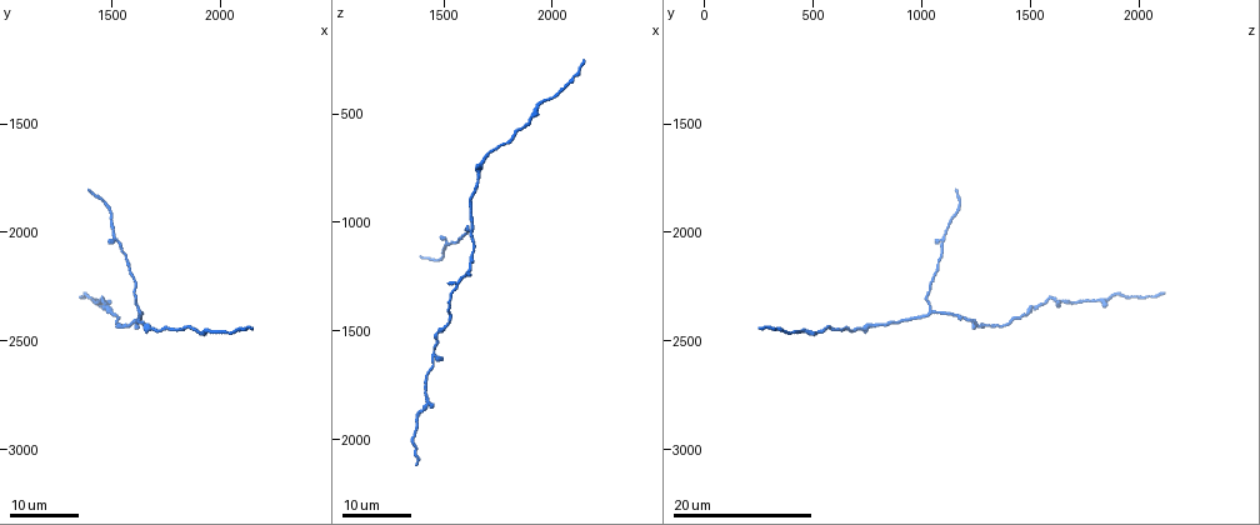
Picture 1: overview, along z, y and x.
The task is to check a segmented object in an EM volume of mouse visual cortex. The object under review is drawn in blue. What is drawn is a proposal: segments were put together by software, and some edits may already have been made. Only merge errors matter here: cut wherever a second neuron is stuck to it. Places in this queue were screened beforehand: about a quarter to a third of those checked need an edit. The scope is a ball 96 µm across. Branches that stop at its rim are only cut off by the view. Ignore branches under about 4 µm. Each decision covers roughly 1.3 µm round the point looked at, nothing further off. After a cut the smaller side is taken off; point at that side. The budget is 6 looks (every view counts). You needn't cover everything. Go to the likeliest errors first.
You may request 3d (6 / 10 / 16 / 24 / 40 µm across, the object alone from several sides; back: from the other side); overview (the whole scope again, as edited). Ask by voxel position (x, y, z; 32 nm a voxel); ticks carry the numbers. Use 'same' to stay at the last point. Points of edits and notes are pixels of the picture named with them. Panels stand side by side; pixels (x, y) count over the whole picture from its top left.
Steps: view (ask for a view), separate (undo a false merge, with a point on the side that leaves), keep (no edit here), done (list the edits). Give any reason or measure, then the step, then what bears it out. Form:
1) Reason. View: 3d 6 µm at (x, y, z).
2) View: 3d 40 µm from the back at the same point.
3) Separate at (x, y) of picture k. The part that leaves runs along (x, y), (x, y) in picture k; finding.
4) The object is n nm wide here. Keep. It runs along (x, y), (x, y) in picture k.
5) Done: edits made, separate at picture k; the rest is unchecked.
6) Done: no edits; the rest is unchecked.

Arms part here. View: 3d 24 µm at (1620, 2380, 1050).

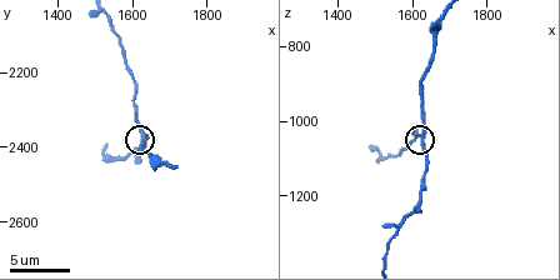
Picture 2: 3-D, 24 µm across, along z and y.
View: 3d 10 µm at (1630, 2370, 1040).

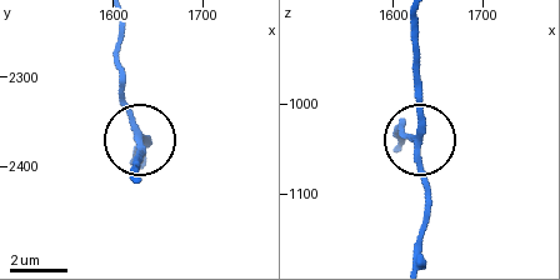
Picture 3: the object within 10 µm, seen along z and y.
The object is 210 nm wide here. Keep. Continuous, no second neuron.

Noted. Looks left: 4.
Thick turns thin. View: 3d 24 µm at (1410, 2300, 1860).

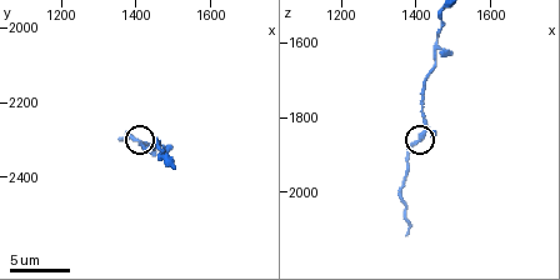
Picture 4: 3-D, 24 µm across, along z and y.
Closer look. View: 3d 6 µm at (1400, 2300, 1860).

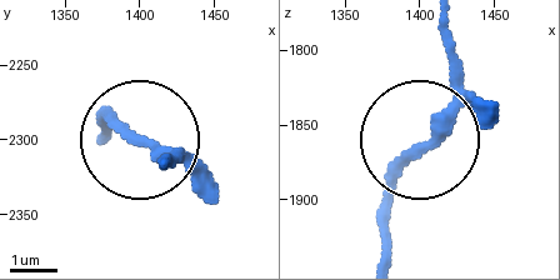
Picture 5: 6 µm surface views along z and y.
Separate at (384, 229) of picture 5. The part that leaves runs along (406, 159), (386, 203), (386, 250) in picture 5; a second neuron is stuck on.

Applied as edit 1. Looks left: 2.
Done: edits made, separate at picture 5; the rest is unchecked.

